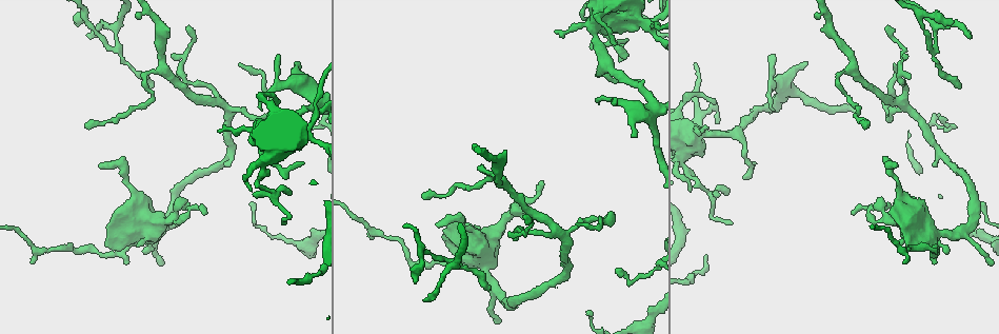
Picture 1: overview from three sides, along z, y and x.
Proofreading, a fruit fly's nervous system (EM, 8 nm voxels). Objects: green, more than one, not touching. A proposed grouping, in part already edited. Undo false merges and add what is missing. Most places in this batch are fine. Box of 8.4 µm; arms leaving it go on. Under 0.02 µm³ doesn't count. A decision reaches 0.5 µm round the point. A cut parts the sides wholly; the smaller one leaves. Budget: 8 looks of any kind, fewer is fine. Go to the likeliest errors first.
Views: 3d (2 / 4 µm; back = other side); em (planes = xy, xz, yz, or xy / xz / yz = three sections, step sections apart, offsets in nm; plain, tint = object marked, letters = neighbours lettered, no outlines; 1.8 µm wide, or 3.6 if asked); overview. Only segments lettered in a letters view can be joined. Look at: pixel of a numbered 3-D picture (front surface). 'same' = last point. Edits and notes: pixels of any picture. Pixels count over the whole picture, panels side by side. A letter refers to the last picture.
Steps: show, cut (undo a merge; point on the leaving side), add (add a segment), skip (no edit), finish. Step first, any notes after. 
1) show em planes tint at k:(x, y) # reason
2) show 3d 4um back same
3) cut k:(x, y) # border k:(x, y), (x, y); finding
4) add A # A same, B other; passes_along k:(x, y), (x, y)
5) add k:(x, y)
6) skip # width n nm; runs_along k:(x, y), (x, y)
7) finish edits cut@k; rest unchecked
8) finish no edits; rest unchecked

show 3d 4um back at 1:(309, 134) # looks like a crossing

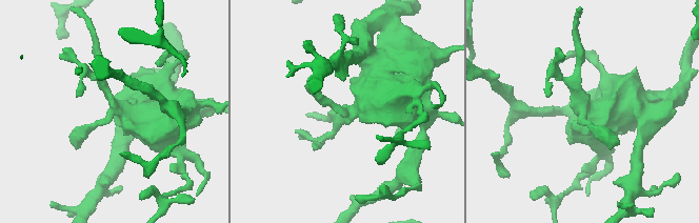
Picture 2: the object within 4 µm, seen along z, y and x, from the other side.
show em 3.6um planes letters at 2:(117, 109) # arms 4; need the tissue

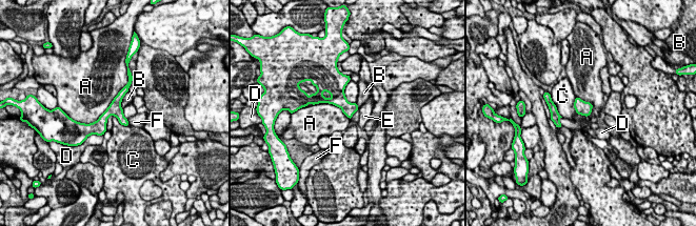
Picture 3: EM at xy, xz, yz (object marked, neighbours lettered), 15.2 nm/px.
skip # width 190 nm; A other, B other, C other, D other, E other, F other; border 3:(128, 77), (95, 121), (78, 122); one neuron here

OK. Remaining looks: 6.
show em 3.6um yz step 16 tint at 1:(909, 222) # thick turns thin

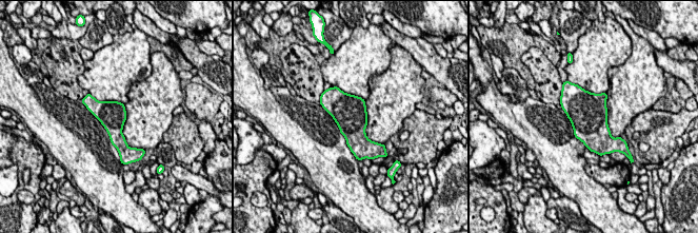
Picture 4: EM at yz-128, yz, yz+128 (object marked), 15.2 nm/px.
show em 3.6um planes tint same # cut it another way

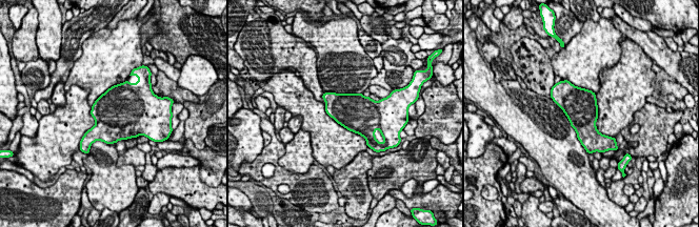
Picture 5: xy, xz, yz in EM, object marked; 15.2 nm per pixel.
show em 3.6um planes letters same

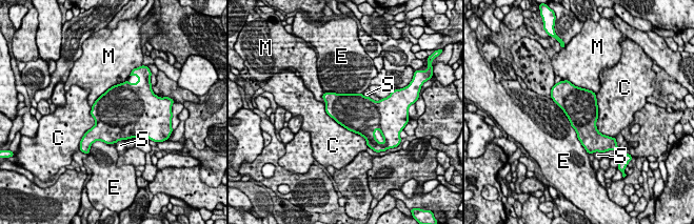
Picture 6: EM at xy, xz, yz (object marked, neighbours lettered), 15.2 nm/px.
skip # width 500 nm; C other, E other, M other, S other; border 6:(324, 104), (331, 117), (367, 141); one neuron here

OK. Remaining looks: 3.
show 3d 2um at 1:(186, 82) # abrupt turn

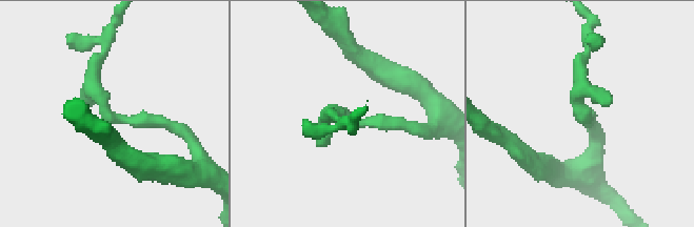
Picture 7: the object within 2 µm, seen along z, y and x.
show em planes tint at 7:(114, 118) # need the tissue

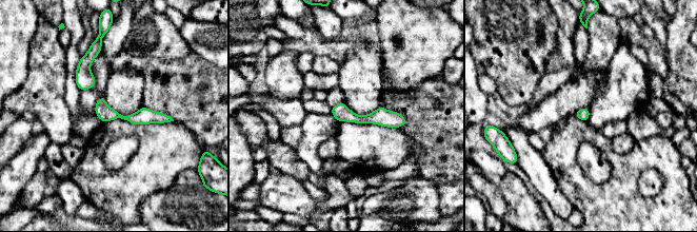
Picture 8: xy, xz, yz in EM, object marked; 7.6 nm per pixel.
show em planes letters same

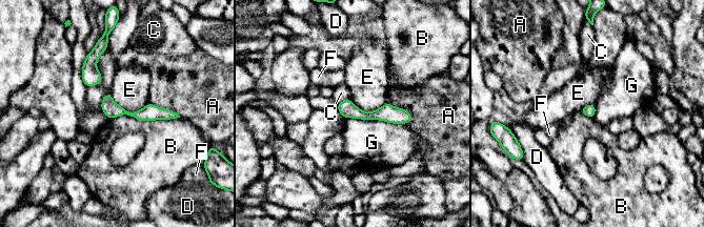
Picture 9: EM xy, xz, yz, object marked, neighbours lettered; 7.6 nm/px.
skip # A other, B other, C other, D other, E other, F other, G other; runs_along 9:(103, 104), (128, 114), (174, 116); one neuron here

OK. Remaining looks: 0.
finish no edits; rest unchecked

